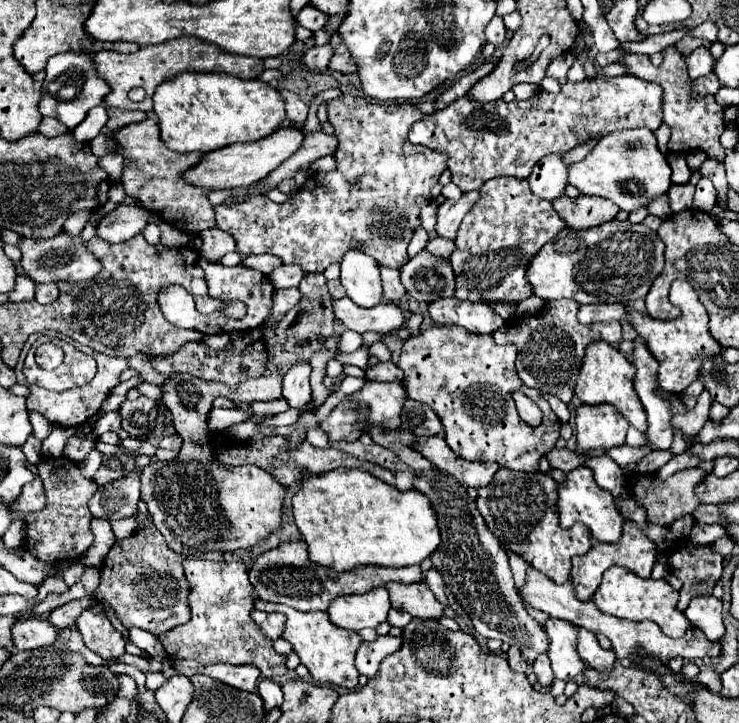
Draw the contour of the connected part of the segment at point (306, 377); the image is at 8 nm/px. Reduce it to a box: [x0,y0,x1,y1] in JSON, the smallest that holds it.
[282,364,310,412]

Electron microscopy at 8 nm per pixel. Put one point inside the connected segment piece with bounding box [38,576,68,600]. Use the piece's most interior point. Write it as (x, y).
(55, 584)

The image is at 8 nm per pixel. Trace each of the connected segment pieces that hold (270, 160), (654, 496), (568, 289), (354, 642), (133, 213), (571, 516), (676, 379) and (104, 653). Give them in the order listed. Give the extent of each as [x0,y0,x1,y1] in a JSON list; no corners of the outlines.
[[182,126,304,190],[630,468,706,526],[526,220,664,304],[256,600,362,690],[98,204,158,242],[558,466,622,542],[626,280,720,394],[76,606,126,658]]

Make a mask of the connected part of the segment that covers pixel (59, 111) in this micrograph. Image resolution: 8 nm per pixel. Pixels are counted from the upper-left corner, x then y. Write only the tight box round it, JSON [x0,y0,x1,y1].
[40,52,110,130]

